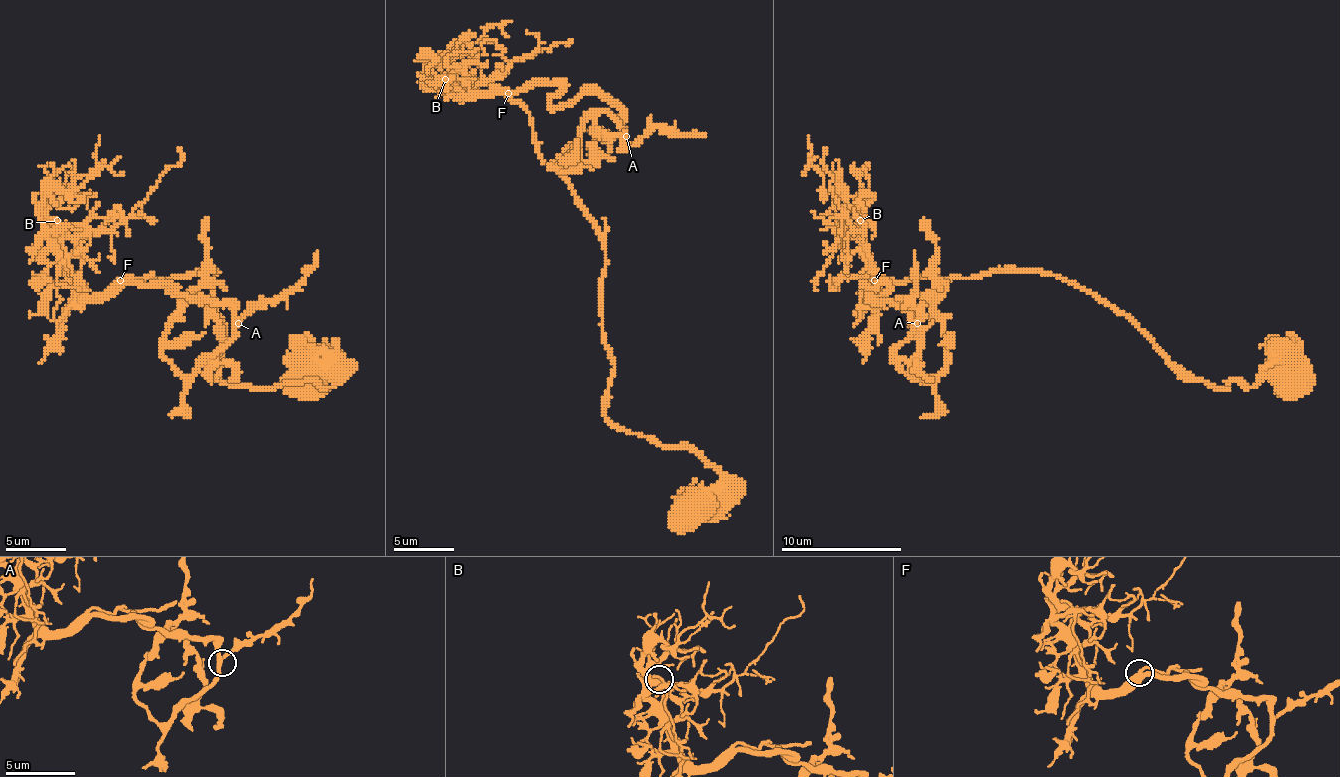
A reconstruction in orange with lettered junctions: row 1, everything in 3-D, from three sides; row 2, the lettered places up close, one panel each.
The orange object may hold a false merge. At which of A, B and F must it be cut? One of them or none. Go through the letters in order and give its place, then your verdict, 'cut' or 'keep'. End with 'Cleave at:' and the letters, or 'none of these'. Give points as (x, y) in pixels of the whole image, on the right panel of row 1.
A: place (917, 323); keep
B: place (860, 220); keep
F: place (874, 280); keep
Cleave at: none of these

